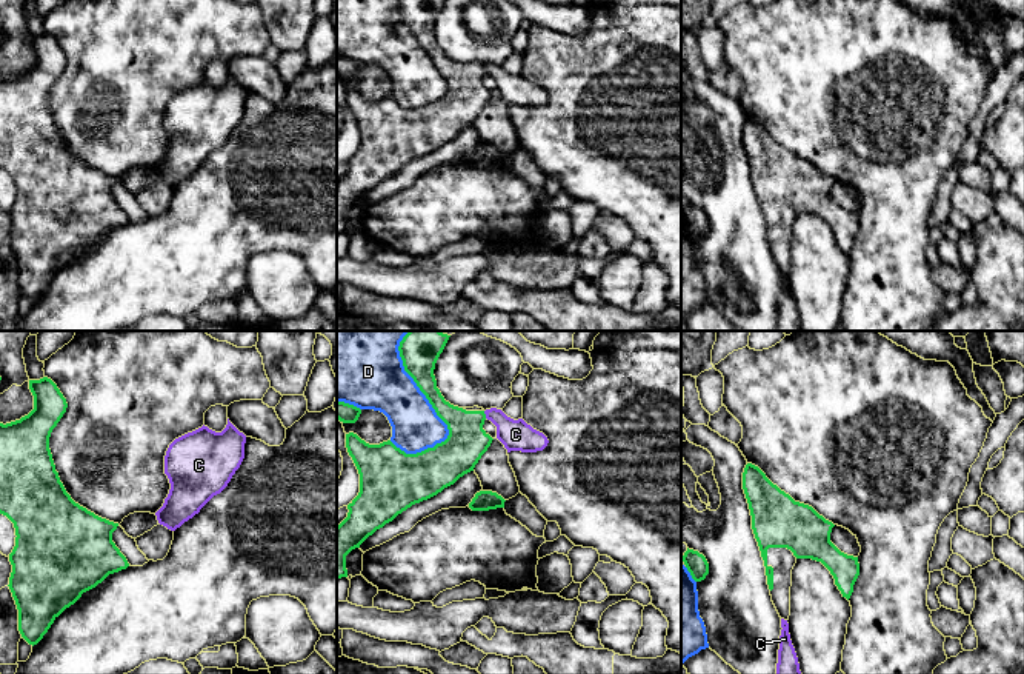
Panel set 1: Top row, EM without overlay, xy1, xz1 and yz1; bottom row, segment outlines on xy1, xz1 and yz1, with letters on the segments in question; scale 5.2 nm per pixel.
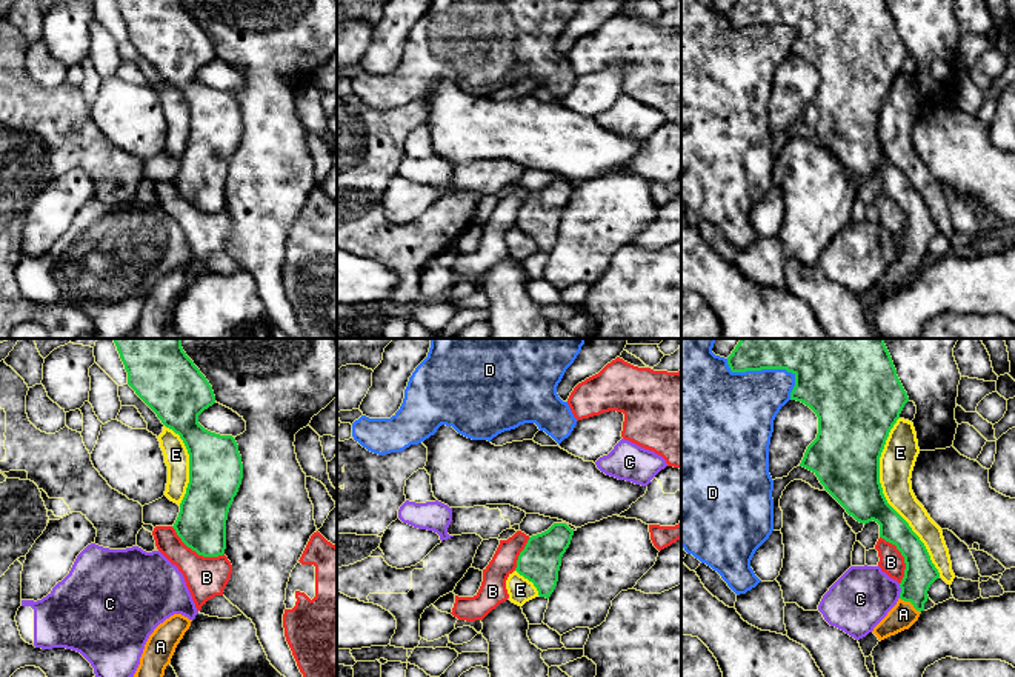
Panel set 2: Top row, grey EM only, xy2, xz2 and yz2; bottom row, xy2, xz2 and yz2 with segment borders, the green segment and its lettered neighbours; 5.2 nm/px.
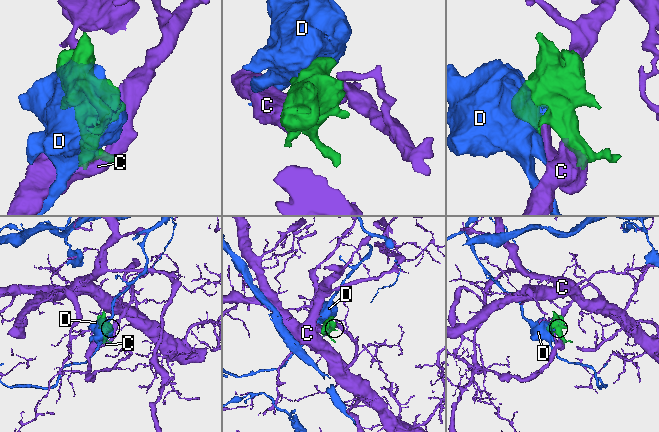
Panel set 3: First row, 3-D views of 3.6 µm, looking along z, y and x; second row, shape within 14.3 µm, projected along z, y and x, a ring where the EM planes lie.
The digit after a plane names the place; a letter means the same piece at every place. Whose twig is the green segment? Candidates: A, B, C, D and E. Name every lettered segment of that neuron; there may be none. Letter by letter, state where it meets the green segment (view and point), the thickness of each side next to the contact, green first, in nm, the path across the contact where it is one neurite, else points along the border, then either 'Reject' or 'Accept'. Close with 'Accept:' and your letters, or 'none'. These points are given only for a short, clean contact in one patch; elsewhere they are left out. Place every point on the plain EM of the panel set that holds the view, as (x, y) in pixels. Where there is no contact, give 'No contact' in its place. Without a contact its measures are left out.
A: Touches green at yz2 (911, 257). Thickness 170 nm (green) against 140 nm. Path across: yz2 (920, 228), (911, 257), (903, 270). Accept
B: Touches green at xy2 (196, 206). Thickness 260 nm (green) against 220 nm. Boundary: xy2 (171, 182), (199, 210), (223, 210). Reject
C: Touches green at yz2 (901, 246). Thickness 170 nm (green) against 320 nm. Reject
D: Touches green at xz1 (432, 62). Thickness 200 nm (green) against 260 nm. Reject
E: Touches green at yz2 (885, 153). Thickness 320 nm (green) against 180 nm. Reject
Accept: A

